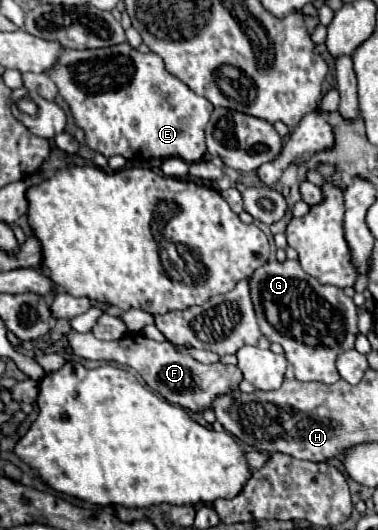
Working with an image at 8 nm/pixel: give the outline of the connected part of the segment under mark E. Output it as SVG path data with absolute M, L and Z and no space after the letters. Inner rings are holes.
M129 43L113 45L107 49L67 49L59 63L49 71L59 93L69 103L77 125L85 131L85 143L91 151L105 157L123 155L127 159L169 159L179 157L187 163L201 161L205 155L205 125L213 105L193 93L185 83L167 73L163 59L155 53L139 53Z

